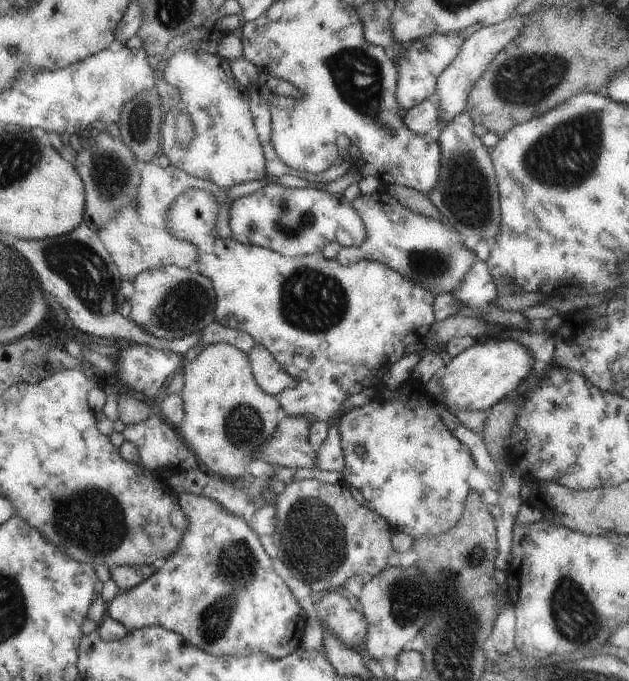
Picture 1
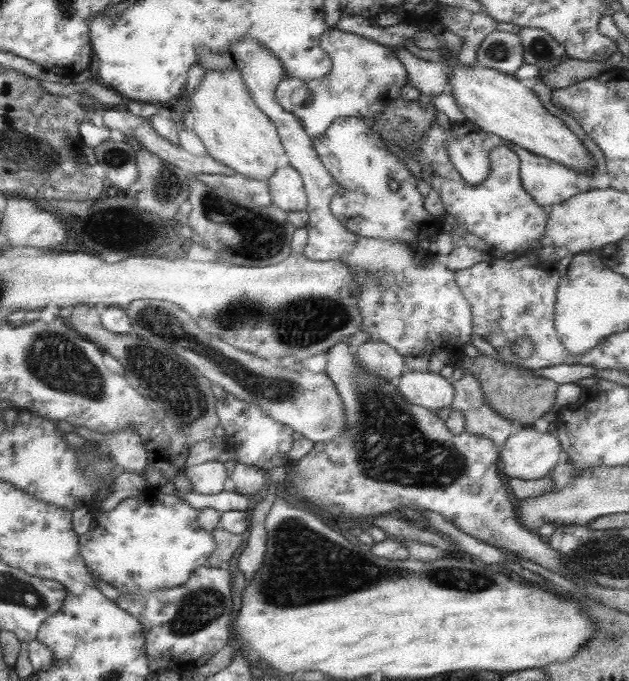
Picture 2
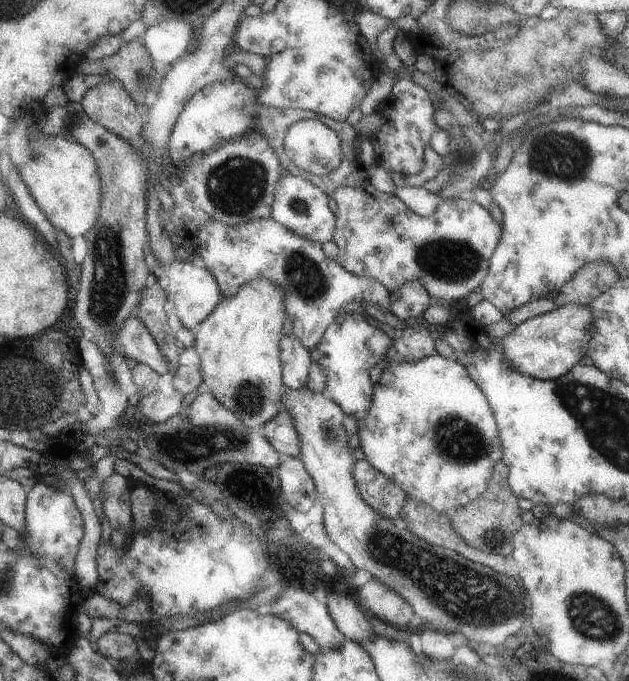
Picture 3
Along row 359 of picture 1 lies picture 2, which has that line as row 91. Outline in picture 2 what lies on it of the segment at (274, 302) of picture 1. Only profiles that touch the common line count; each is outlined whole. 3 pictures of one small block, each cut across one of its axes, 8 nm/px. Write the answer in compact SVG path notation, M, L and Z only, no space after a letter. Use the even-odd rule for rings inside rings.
M333 27L319 37L319 48L331 60L329 73L319 79L303 81L283 74L275 88L275 102L298 118L312 139L321 135L339 117L359 117L370 121L381 114L383 106L400 97L399 90L407 85L407 71L391 48Z

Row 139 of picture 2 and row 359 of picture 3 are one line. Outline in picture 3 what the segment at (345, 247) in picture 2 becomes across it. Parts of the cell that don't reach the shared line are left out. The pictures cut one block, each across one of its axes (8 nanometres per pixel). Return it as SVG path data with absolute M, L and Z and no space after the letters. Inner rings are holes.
M285 334L279 341L279 360L283 388L302 389L311 366L310 351L293 334Z

